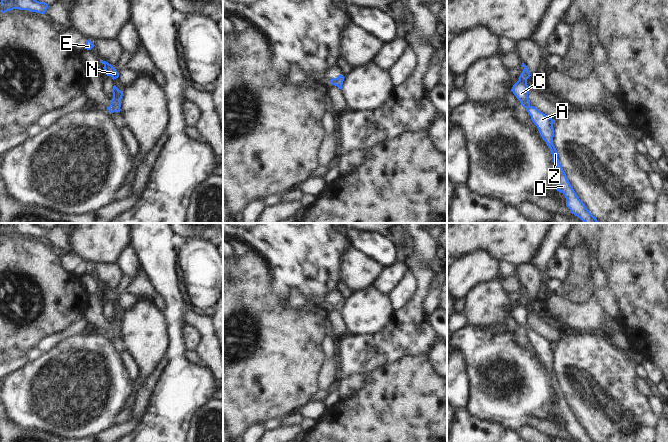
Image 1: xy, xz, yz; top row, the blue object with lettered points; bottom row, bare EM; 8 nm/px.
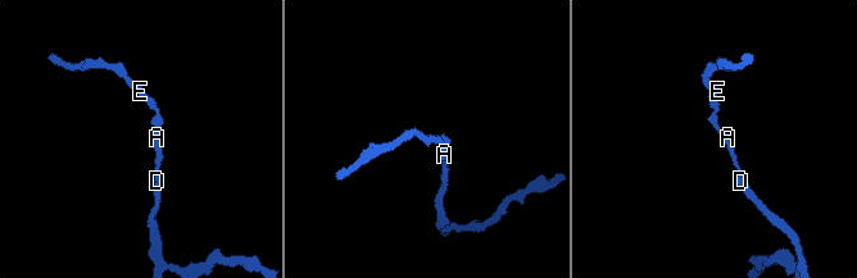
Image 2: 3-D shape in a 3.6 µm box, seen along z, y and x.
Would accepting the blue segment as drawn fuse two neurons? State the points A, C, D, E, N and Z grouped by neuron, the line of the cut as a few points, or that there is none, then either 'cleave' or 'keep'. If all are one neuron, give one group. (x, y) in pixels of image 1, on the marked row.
A C D E N Z | no cut | keep

